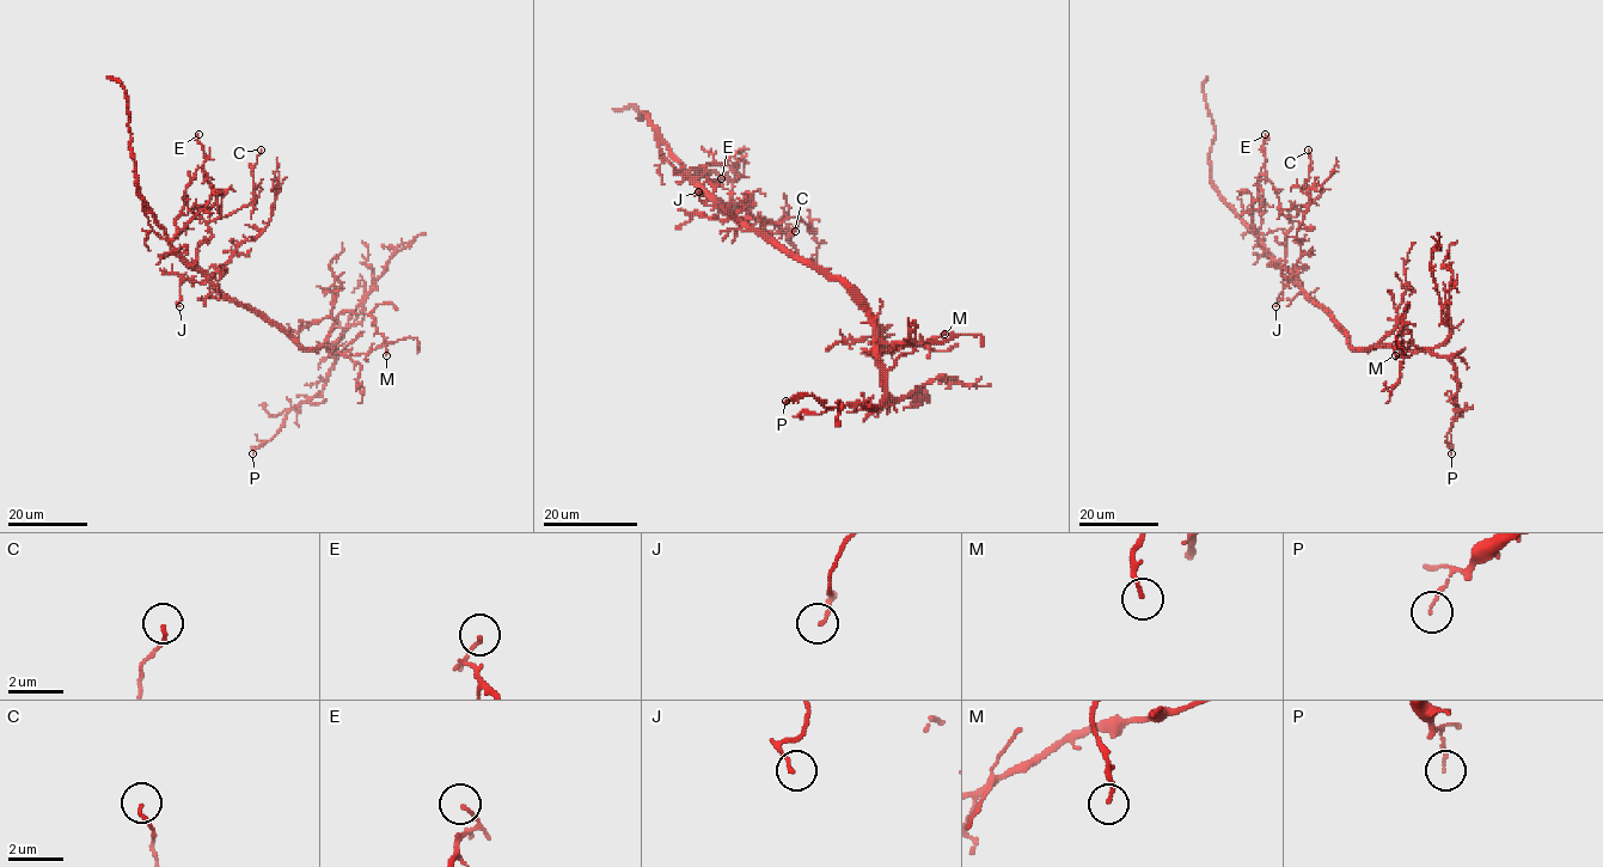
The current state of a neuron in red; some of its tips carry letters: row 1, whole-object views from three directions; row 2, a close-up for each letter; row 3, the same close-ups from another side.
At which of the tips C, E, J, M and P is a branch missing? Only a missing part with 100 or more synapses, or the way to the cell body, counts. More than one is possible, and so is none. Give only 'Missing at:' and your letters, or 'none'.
Missing at: none

